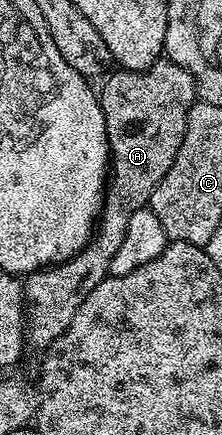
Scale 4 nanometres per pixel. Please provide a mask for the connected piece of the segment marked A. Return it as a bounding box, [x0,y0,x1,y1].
[22,59,197,351]

